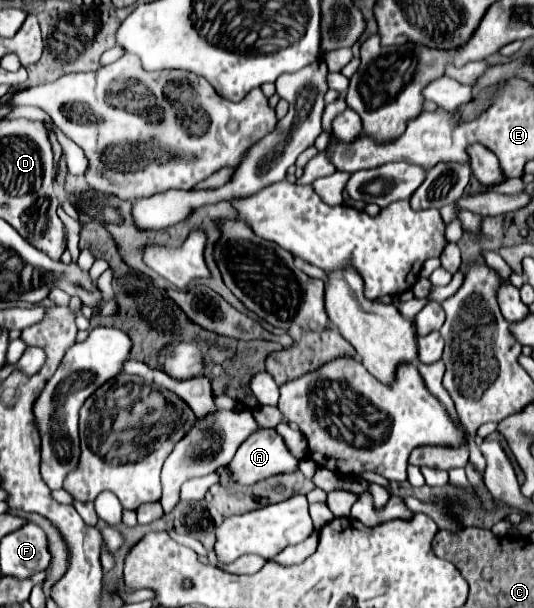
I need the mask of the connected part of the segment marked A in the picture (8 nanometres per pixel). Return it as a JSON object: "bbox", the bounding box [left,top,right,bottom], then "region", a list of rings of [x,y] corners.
{"bbox":[229,430,299,486],"region":[[[257,430],[239,446],[229,464],[233,480],[247,486],[271,476],[293,474],[297,468],[299,460],[289,452],[275,430]]]}

